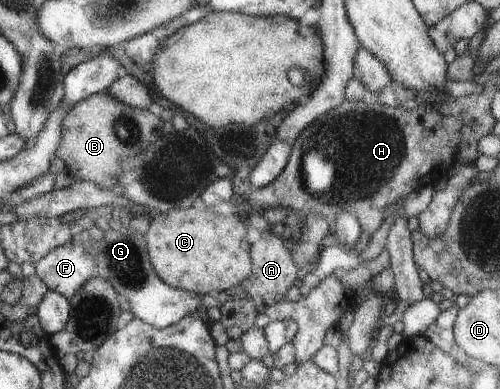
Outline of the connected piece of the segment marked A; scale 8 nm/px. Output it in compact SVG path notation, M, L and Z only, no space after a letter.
M271 230L254 234L250 239L251 272L247 278L241 280L239 284L226 291L227 298L219 306L219 322L225 327L238 326L245 332L253 325L253 318L257 316L265 307L283 300L283 296L291 286L297 284L295 272L296 265L293 264L289 251L283 244L281 238L275 238Z

